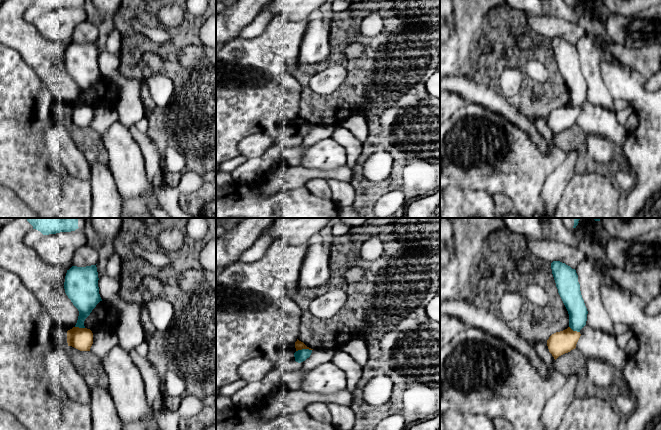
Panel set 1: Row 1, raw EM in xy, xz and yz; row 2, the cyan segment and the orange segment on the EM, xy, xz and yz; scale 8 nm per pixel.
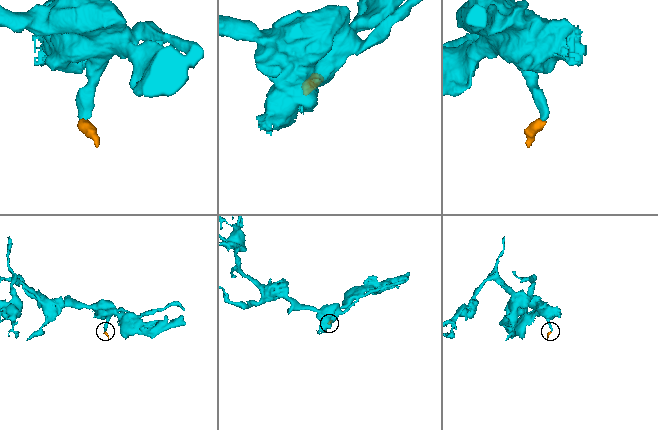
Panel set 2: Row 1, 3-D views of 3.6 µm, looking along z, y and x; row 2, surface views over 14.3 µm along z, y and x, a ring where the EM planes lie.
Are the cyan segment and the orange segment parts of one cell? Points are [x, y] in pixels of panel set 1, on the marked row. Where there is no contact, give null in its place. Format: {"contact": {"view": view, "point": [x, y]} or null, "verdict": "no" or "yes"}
{"contact": {"view": "xz", "point": [303, 349]}, "verdict": "no"}

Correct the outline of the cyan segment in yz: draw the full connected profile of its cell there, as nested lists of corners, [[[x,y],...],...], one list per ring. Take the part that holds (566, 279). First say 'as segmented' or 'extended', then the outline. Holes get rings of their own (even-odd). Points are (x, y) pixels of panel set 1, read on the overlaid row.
as segmented; [[[553,261],[551,269],[558,293],[569,314],[569,327],[580,332],[586,325],[588,311],[581,295],[576,270],[560,261]]]

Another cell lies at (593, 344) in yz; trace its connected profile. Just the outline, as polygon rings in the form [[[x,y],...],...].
[[[587,324],[580,330],[580,338],[576,344],[587,359],[600,359],[615,367],[620,374],[627,364],[627,355],[616,341],[616,336],[595,330]]]

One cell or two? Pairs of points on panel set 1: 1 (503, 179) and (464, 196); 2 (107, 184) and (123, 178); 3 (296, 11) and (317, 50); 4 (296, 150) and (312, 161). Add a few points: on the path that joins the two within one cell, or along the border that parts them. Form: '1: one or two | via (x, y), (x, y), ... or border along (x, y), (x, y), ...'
1: two | border along (469, 187), (475, 190), (483, 190), (492, 196)
2: two | border along (108, 165), (117, 192), (123, 199)
3: one | via (307, 15), (315, 23), (317, 39)
4: two | border along (320, 140), (307, 145), (303, 149), (299, 164)

